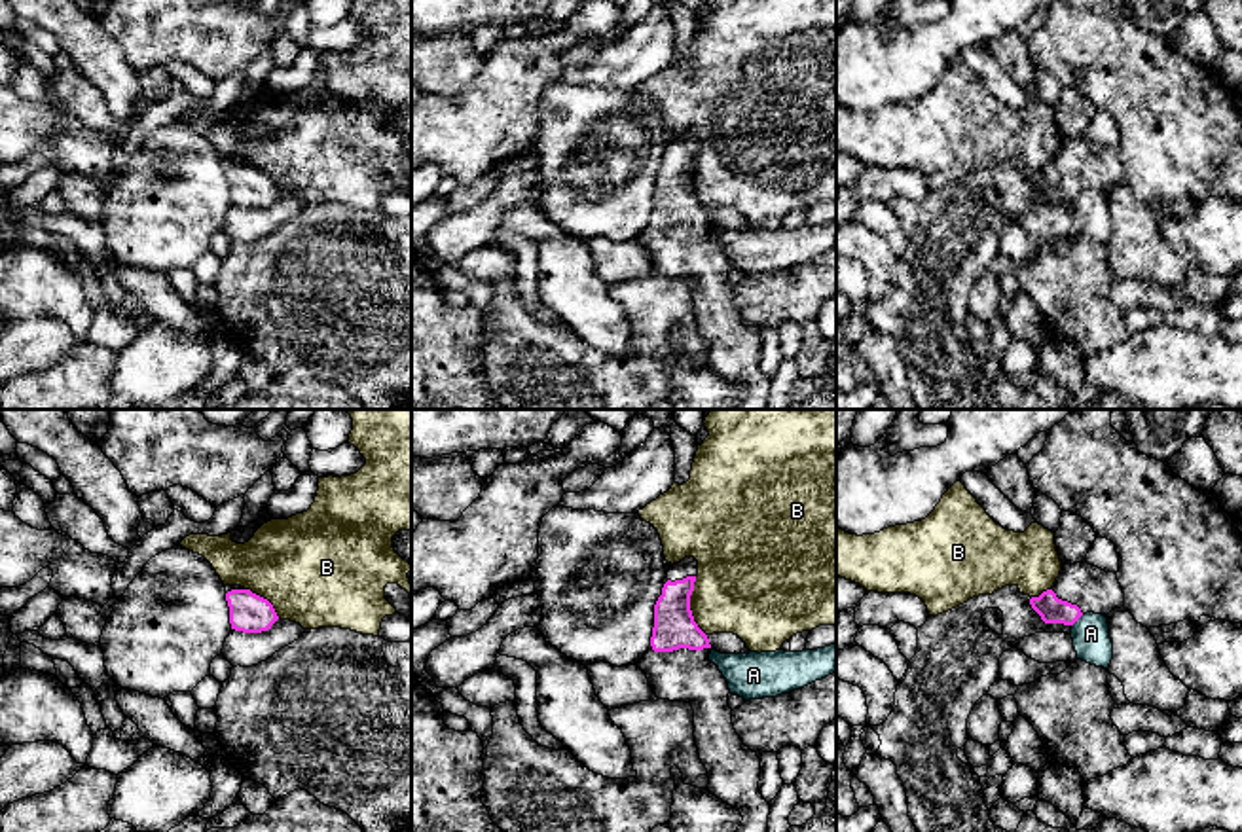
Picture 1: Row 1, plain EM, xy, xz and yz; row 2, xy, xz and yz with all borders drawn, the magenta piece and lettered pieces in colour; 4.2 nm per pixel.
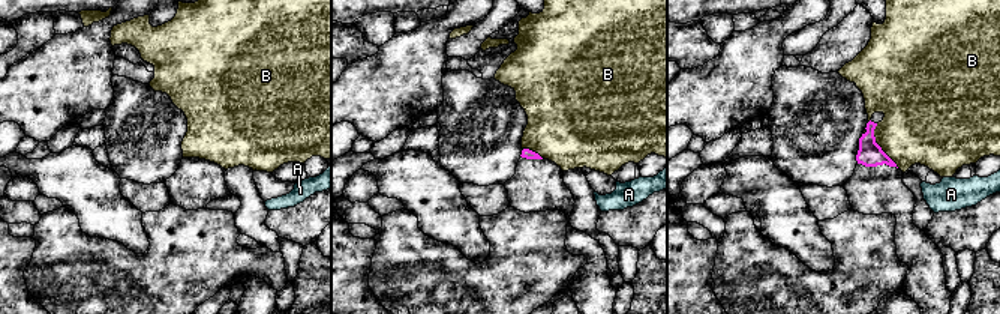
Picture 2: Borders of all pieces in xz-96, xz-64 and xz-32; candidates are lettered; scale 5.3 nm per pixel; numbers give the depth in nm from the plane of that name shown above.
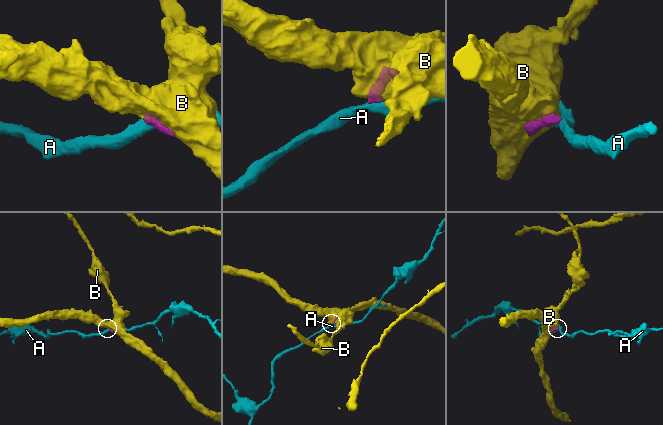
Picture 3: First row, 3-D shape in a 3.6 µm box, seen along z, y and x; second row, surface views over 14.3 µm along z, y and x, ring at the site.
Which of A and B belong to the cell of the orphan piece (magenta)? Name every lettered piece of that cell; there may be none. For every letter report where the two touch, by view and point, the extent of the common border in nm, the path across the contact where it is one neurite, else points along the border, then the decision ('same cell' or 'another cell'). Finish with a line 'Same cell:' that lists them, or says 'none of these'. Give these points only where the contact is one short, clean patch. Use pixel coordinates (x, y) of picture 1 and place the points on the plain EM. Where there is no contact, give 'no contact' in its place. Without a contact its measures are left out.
A: contact yz (1077, 194); length 80 nm; border yz (1083, 190), (1072, 201); another cell
B: contact xz (689, 182); length 260 nm; another cell
Same cell: none of these

